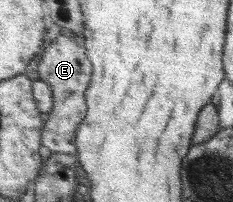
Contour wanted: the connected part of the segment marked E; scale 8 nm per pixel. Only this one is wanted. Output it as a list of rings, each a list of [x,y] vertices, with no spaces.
[[[65,34],[57,36],[50,44],[45,45],[44,51],[41,51],[37,72],[39,79],[51,88],[53,95],[53,108],[47,114],[49,118],[45,120],[43,134],[45,148],[49,148],[52,153],[75,155],[77,128],[86,116],[85,95],[92,78],[91,61],[87,57],[84,45]]]

